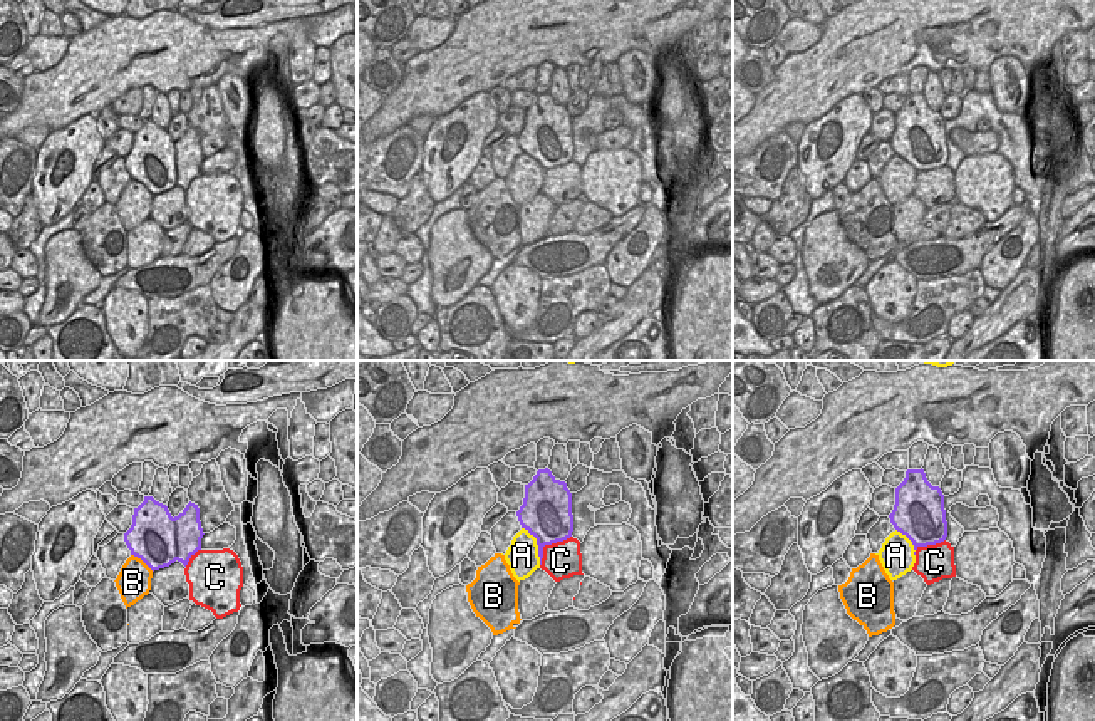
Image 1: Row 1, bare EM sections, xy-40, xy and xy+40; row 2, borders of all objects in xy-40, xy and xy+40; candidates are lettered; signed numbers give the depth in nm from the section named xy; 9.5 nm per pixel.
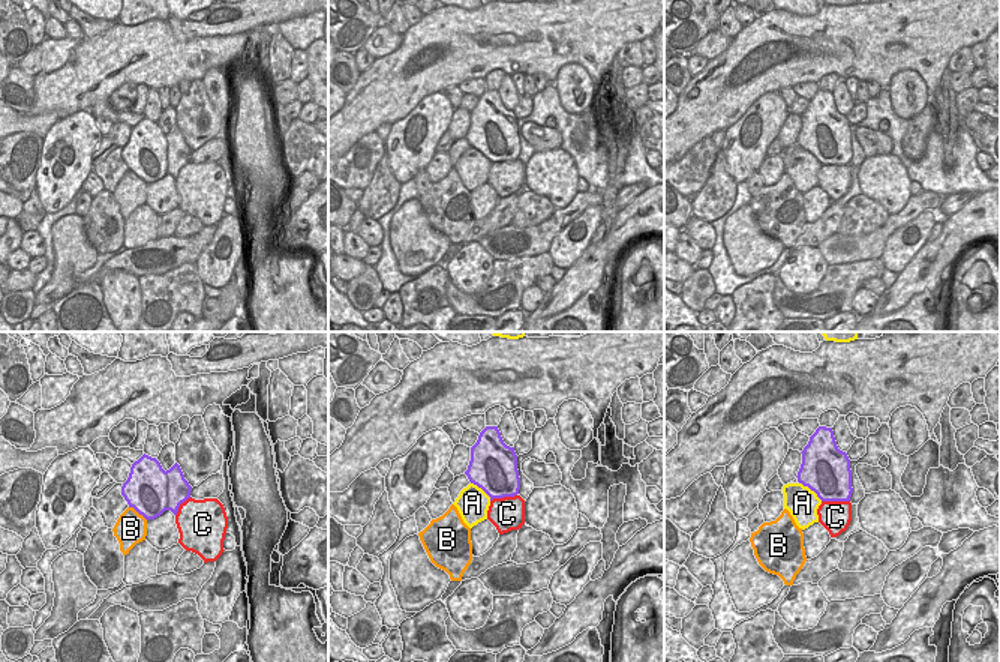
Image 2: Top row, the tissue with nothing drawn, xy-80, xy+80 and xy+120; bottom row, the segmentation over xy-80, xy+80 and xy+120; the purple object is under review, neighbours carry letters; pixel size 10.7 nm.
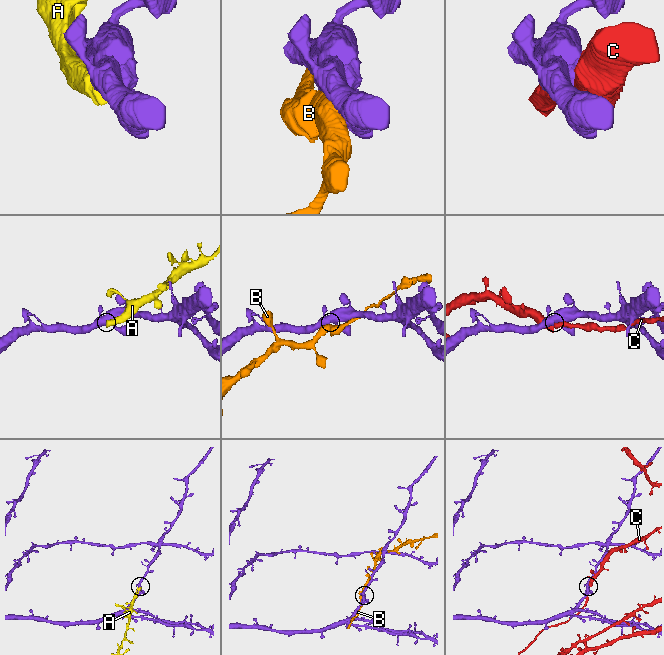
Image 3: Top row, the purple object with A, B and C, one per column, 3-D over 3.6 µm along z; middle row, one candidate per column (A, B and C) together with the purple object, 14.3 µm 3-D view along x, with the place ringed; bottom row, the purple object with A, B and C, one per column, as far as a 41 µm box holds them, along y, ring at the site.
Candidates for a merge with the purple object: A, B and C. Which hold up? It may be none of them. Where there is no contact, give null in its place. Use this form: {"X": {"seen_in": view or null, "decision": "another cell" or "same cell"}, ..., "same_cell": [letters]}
{"A": {"seen_in": "xy", "decision": "another cell"}, "B": {"seen_in": "xy-40", "decision": "another cell"}, "C": {"seen_in": "xy", "decision": "another cell"}, "same_cell": []}

